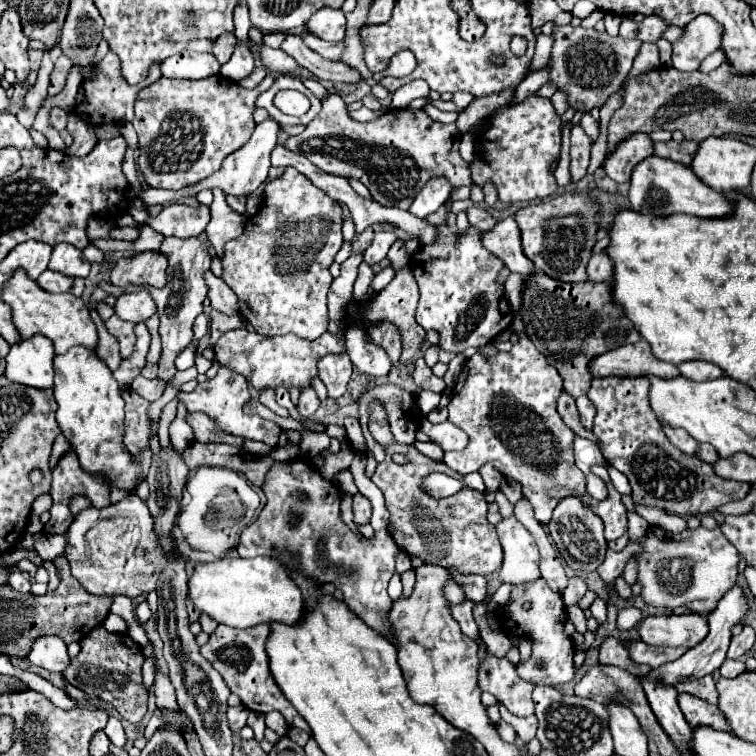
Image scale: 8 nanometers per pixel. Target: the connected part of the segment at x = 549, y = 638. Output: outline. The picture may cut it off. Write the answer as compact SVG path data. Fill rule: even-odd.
M539 578L537 582L529 582L529 586L513 586L511 596L507 600L505 606L501 606L495 612L501 628L513 636L513 638L529 638L533 642L533 652L529 656L529 660L523 660L517 664L517 674L523 680L535 682L537 686L561 686L567 684L575 678L575 666L573 666L573 654L575 654L575 644L571 640L571 636L567 636L563 632L563 626L567 622L567 612L565 612L565 604L559 592L553 592L547 582L543 578ZM523 602L531 602L531 608L525 610ZM543 660L545 668L535 668L535 662Z

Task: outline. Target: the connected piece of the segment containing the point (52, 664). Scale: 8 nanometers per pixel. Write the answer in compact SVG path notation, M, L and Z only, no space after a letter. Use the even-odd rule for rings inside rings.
M39 636L33 646L29 648L27 660L33 666L45 668L49 672L61 672L69 666L69 654L67 646L57 636Z

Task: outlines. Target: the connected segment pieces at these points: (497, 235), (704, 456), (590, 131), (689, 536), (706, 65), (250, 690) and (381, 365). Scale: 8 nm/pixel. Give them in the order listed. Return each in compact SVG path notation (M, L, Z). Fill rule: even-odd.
M509 216L509 218L501 220L495 228L497 230L483 234L483 238L485 238L483 244L487 246L487 250L491 250L495 256L499 256L511 272L517 272L523 276L535 274L537 272L535 264L525 258L525 252L521 248L521 232L519 232L515 218Z
M699 444L699 448L697 448L697 454L695 454L695 456L697 456L699 460L707 462L707 464L717 462L717 458L719 458L717 450L713 450L713 446L705 446L705 444Z
M583 114L581 116L581 120L579 120L579 124L581 124L581 128L585 130L585 134L591 138L591 144L597 140L597 136L599 136L599 126L597 126L597 122L593 120L593 116L591 114Z
M649 528L641 540L641 554L635 556L639 570L637 582L641 584L641 598L659 608L673 610L685 606L698 614L713 611L713 606L737 584L739 556L735 546L721 534L721 528L665 532L661 528Z
M717 50L717 52L709 54L709 56L707 56L707 58L701 62L699 70L701 70L701 72L705 72L705 74L707 74L707 72L711 72L711 70L715 70L717 66L721 66L721 58L725 58L721 50Z
M221 624L211 634L209 642L205 646L201 646L201 654L223 676L229 690L241 698L245 708L249 708L253 712L261 712L261 714L277 710L285 716L289 726L301 728L307 734L311 734L311 728L307 726L303 716L291 706L291 702L287 698L283 698L283 692L273 682L273 676L269 670L269 656L265 652L265 642L267 642L269 634L271 634L269 624L259 624L253 628L245 628L245 630L237 630L237 628L229 628L229 626Z
M349 326L345 330L345 338L347 338L345 348L353 366L357 366L361 374L371 374L375 378L387 376L387 372L391 370L389 356L385 354L385 350L381 350L381 346L373 342L363 342L365 340L363 336L365 332L357 330L357 326Z

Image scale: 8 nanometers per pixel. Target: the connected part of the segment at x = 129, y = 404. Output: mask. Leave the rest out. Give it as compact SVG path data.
M129 388L123 390L123 400L125 400L125 446L129 452L133 452L133 456L137 456L141 448L149 446L149 418L147 418L149 402Z

